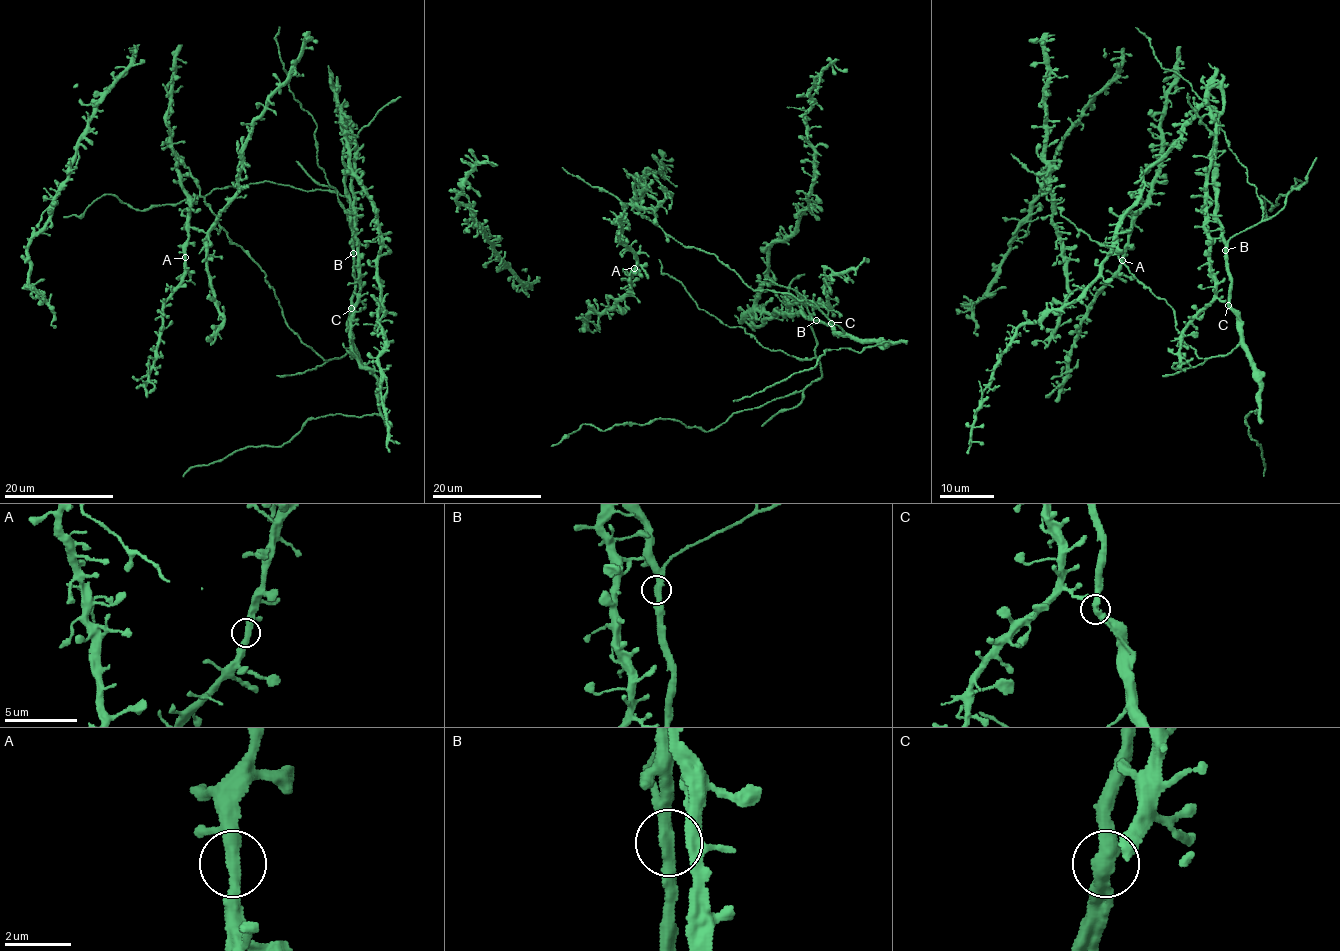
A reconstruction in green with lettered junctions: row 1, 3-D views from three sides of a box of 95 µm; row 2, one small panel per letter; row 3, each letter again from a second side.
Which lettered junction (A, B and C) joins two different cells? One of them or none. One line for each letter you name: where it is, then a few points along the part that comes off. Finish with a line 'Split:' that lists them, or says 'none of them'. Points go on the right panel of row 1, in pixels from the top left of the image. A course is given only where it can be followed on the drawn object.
Split: none of them

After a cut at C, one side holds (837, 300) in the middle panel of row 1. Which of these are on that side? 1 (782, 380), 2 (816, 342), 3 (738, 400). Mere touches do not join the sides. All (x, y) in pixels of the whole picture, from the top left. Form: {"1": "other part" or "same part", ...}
{"1": "other part", "2": "same part", "3": "other part"}

